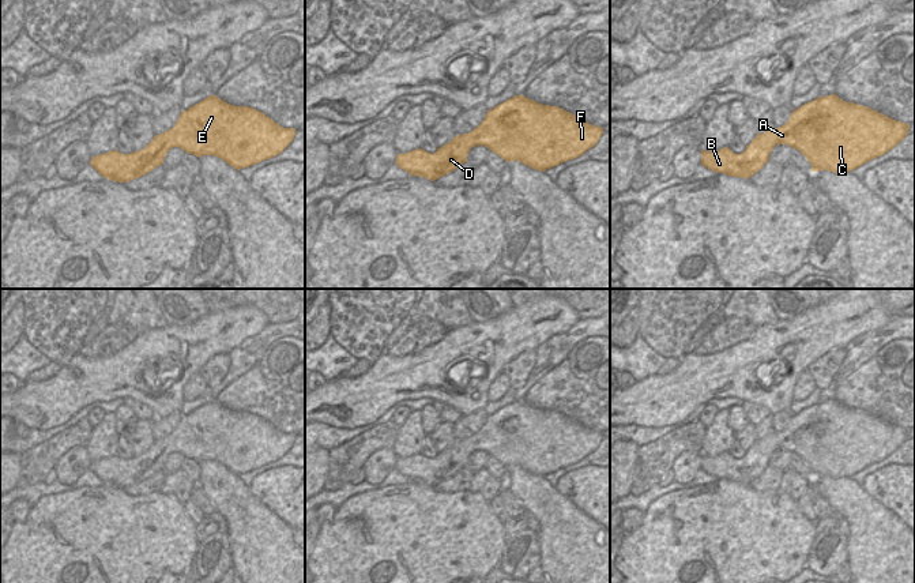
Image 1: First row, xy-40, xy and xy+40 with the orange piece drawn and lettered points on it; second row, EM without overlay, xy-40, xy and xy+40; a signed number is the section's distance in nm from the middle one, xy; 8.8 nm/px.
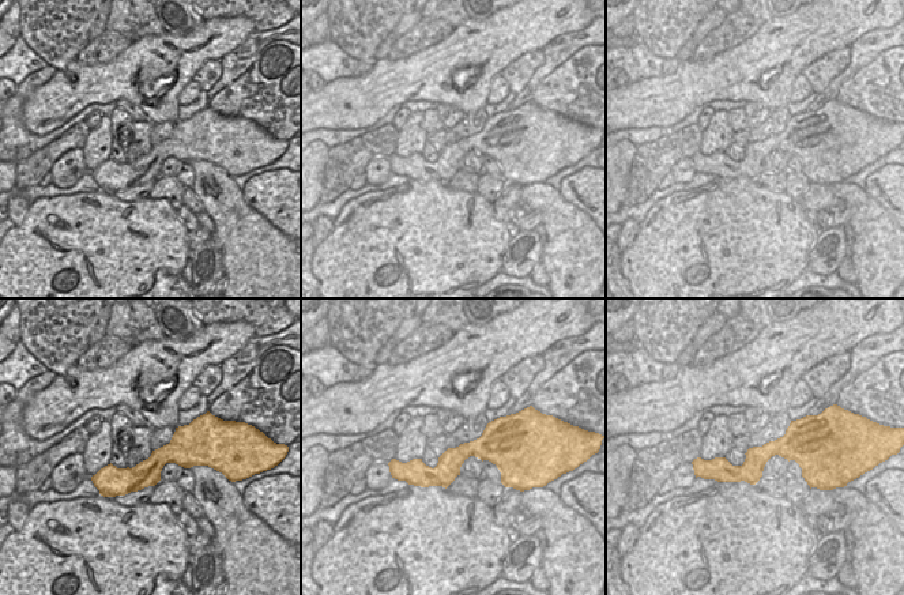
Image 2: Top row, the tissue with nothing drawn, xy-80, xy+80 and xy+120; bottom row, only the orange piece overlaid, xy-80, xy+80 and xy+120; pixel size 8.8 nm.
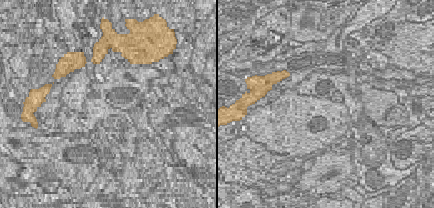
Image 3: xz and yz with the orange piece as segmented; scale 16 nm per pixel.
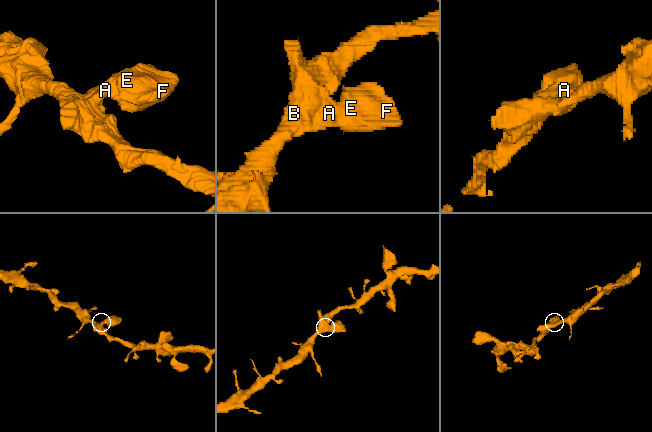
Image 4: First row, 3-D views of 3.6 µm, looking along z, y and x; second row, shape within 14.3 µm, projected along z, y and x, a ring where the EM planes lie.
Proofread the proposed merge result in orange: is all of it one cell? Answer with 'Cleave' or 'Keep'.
Keep.

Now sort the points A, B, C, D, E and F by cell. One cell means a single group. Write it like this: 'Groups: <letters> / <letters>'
Groups: A B C D E F.

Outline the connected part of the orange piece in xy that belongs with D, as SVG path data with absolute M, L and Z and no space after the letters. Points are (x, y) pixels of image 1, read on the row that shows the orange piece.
M515 95L487 110L483 121L471 132L456 135L449 143L437 148L436 153L430 154L417 148L406 154L398 154L395 163L408 172L410 176L434 181L467 162L467 155L472 147L485 146L507 162L519 161L535 170L545 172L583 155L598 143L602 133L602 127L588 124L558 106L542 105L524 95Z

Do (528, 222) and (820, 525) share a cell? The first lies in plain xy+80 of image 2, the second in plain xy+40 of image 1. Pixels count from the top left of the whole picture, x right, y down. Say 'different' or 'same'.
same

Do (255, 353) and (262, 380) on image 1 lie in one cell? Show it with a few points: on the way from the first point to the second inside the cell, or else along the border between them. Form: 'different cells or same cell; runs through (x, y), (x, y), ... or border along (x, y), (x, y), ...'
different cells; border along (281, 338), (233, 380)

